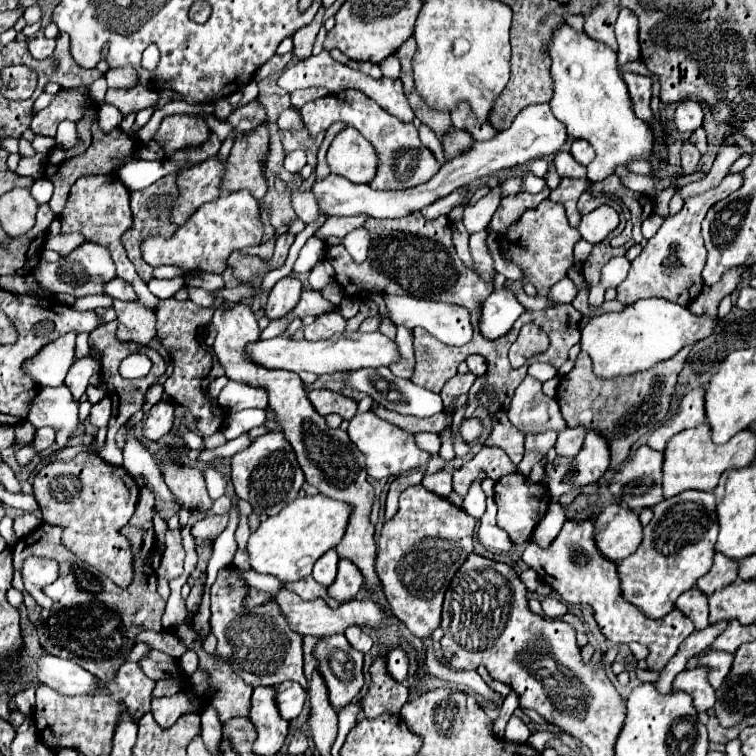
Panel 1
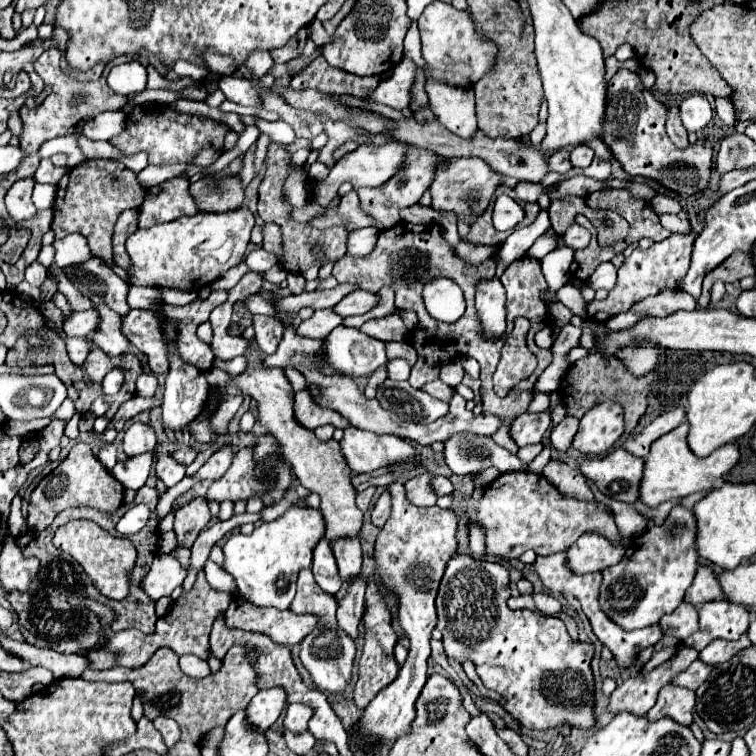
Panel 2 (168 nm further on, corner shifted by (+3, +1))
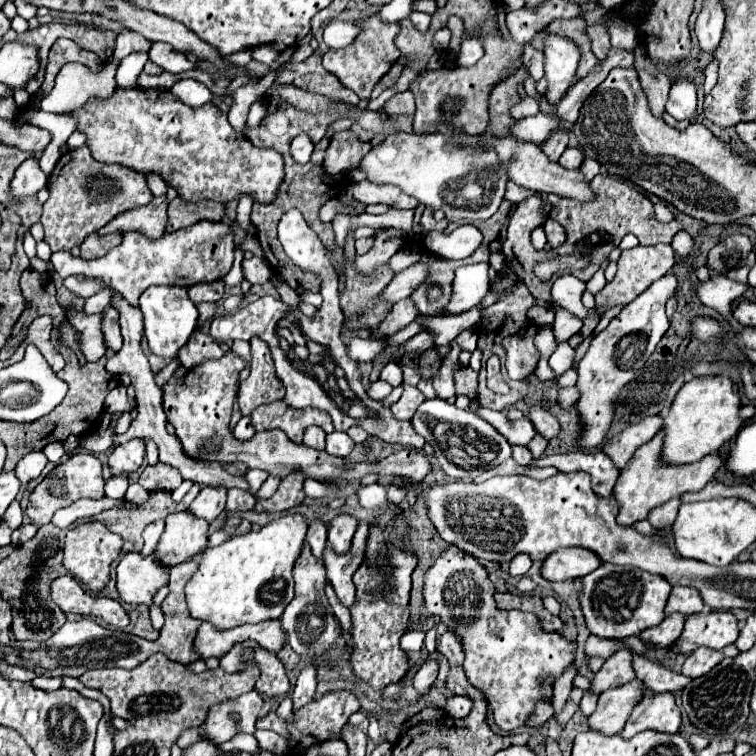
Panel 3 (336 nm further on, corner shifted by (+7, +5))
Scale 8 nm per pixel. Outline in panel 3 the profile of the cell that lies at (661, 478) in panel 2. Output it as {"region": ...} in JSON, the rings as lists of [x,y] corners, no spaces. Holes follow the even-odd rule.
{"region":[[[659,431],[649,443],[645,443],[641,449],[637,449],[637,453],[629,461],[629,465],[625,469],[621,469],[619,481],[613,491],[615,501],[619,505],[619,515],[617,515],[619,525],[633,525],[635,521],[645,519],[651,509],[667,503],[673,497],[679,497],[685,491],[701,491],[713,479],[715,471],[721,465],[721,457],[717,453],[711,453],[709,457],[703,457],[701,461],[697,461],[693,465],[665,465],[665,461],[661,461],[663,437],[665,435]]]}

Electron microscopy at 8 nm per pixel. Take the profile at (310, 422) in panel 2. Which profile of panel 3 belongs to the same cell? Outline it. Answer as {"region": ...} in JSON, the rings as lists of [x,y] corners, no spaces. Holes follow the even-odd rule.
{"region":[[[275,401],[257,407],[251,413],[251,423],[255,431],[263,429],[283,429],[287,437],[295,443],[301,443],[303,431],[309,425],[319,425],[325,429],[325,433],[333,431],[333,421],[329,413],[319,409],[289,409],[285,401]]]}

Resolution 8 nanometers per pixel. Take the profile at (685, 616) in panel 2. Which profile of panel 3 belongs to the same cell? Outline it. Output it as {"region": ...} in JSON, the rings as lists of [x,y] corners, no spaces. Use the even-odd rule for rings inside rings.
{"region":[[[671,613],[669,617],[665,617],[657,627],[649,627],[645,629],[639,637],[645,643],[655,645],[657,649],[667,649],[673,645],[673,641],[677,641],[677,637],[681,635],[681,629],[685,625],[685,617],[681,617],[679,613]]]}

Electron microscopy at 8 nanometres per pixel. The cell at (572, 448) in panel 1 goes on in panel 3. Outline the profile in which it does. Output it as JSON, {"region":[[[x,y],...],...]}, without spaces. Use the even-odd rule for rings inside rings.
{"region":[[[535,405],[535,407],[531,409],[531,413],[529,413],[529,419],[531,419],[531,423],[535,425],[537,433],[543,435],[545,439],[553,439],[553,437],[557,437],[559,431],[561,431],[559,421],[557,421],[545,407]]]}

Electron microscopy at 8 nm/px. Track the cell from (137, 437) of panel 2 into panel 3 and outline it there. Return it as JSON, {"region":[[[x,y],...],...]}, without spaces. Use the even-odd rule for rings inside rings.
{"region":[[[131,439],[123,445],[117,445],[109,455],[109,467],[113,475],[135,473],[145,457],[145,439]]]}

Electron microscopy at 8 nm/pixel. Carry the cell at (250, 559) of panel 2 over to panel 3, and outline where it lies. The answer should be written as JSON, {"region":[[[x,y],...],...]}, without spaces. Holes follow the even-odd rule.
{"region":[[[291,513],[291,515],[283,515],[283,517],[263,525],[259,531],[251,529],[243,535],[229,537],[225,543],[221,543],[217,547],[207,547],[203,551],[203,561],[201,561],[197,573],[185,587],[191,615],[197,619],[203,619],[203,621],[211,621],[219,629],[229,629],[229,627],[243,625],[243,623],[261,623],[267,619],[281,617],[283,609],[293,599],[291,569],[293,569],[299,553],[303,551],[307,529],[309,529],[309,519],[301,513]]]}

